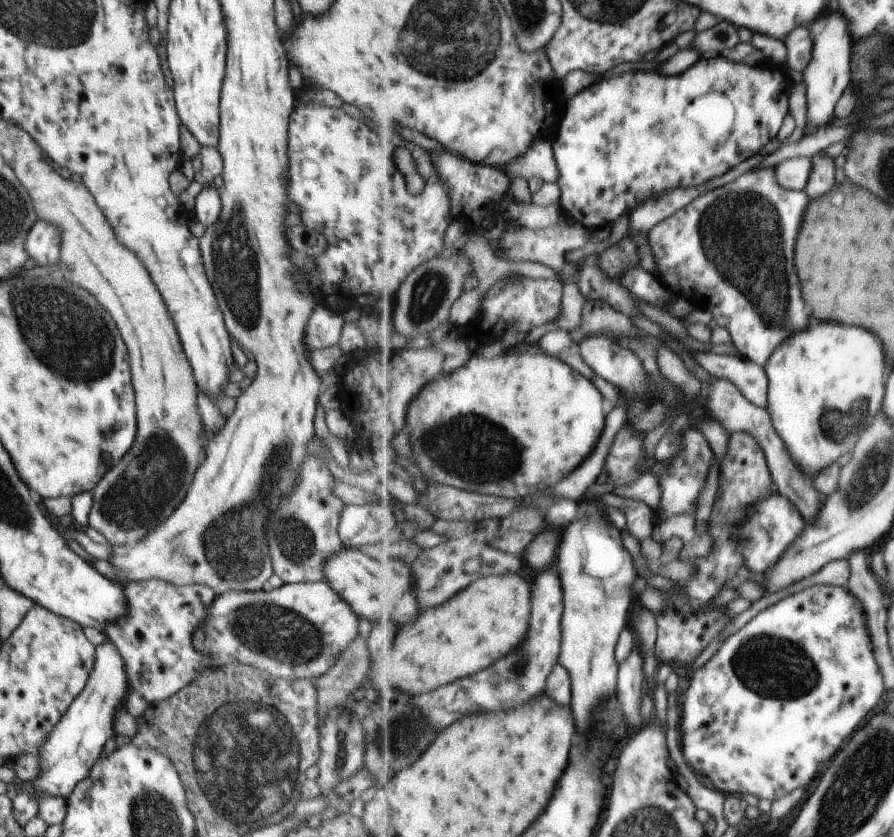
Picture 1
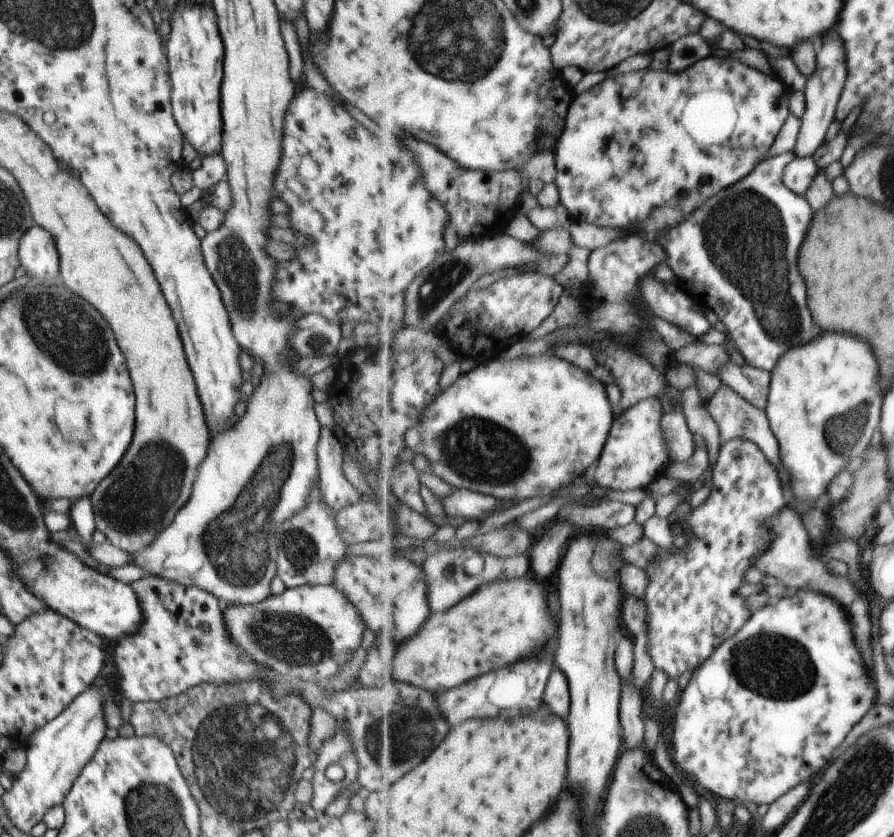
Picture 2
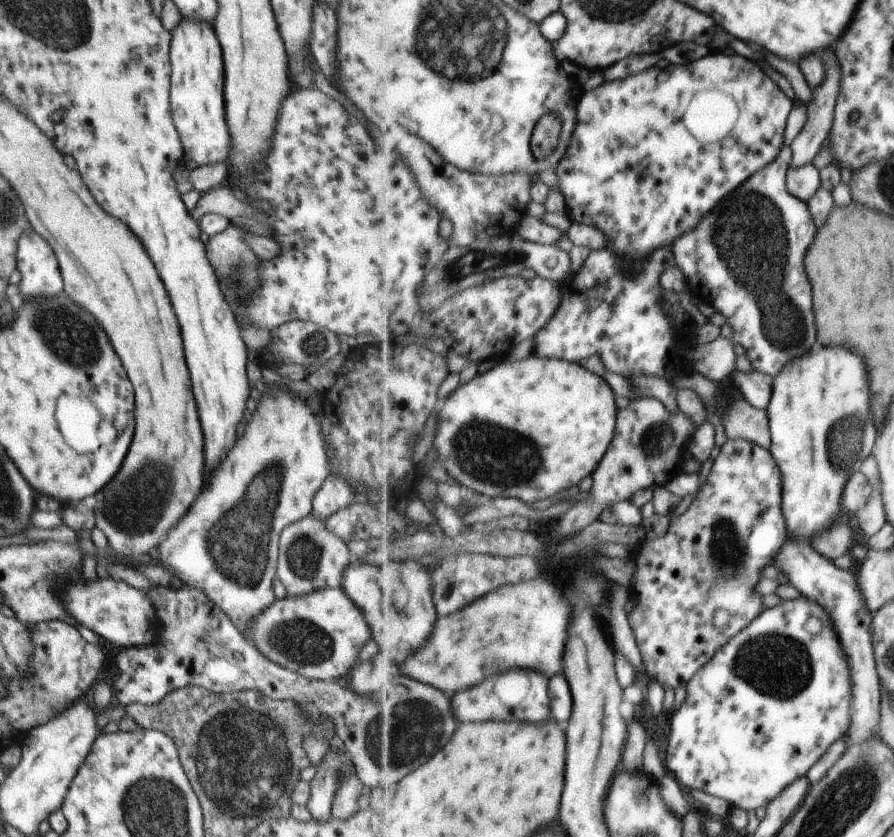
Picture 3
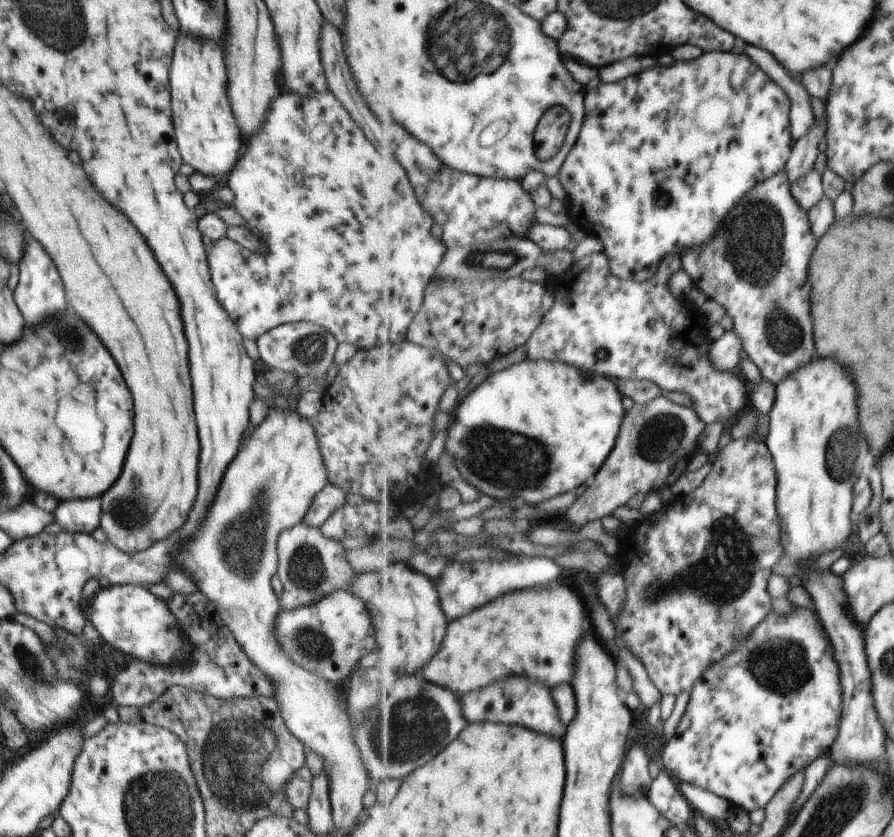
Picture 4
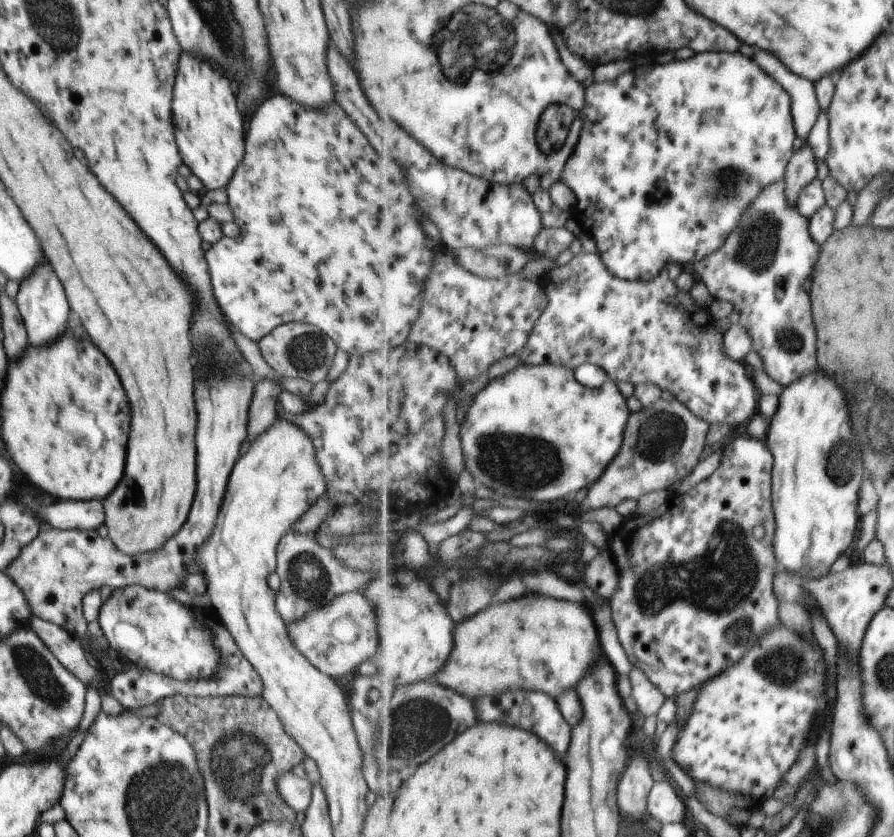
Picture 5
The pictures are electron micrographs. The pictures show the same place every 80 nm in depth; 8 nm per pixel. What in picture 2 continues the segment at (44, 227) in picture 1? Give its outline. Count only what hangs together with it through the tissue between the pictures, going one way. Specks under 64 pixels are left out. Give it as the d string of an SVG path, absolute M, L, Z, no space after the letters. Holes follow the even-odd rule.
M39 225L29 227L18 240L19 266L37 280L48 285L59 281L58 254L52 236Z

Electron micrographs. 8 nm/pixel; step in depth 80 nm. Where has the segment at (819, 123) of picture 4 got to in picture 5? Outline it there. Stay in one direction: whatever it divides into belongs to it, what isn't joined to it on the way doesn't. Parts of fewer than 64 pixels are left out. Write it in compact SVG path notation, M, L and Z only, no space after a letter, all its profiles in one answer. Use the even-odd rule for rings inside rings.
M805 142L789 161L785 178L786 197L792 207L796 207L801 191L817 178L817 159L813 147Z

